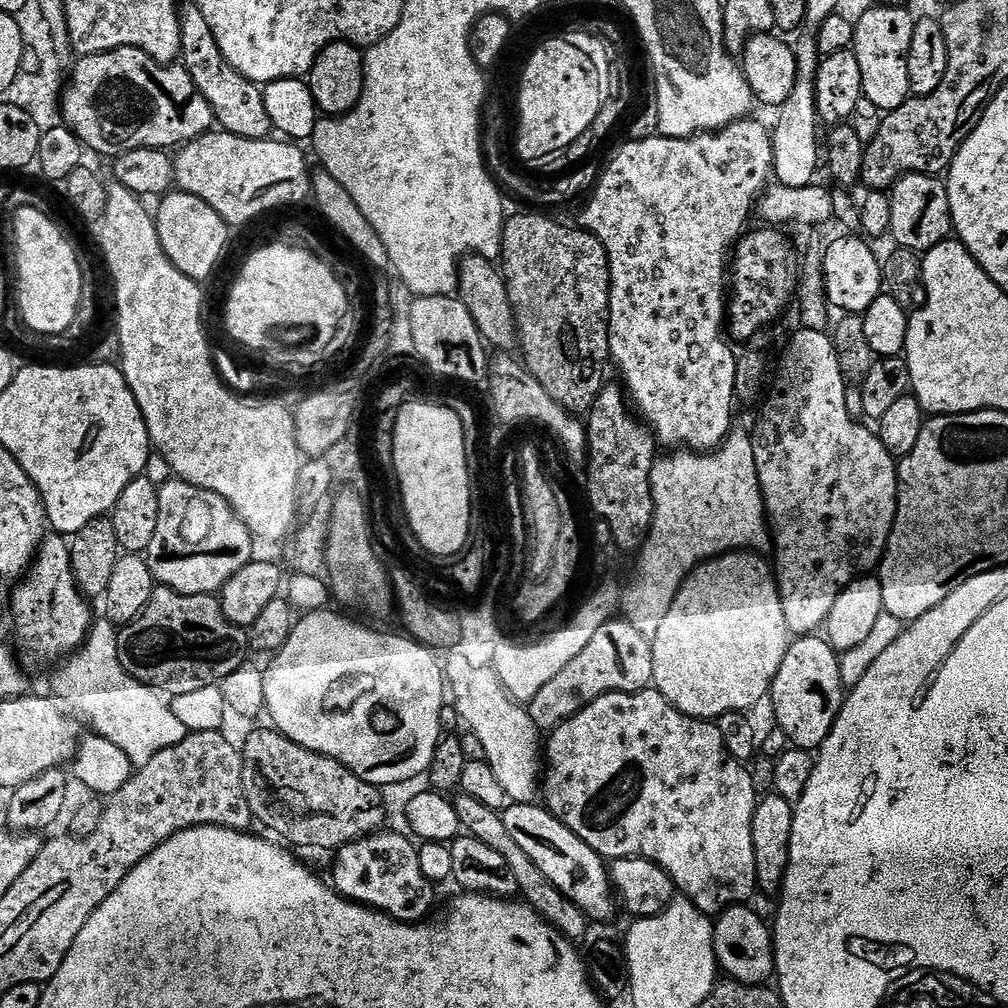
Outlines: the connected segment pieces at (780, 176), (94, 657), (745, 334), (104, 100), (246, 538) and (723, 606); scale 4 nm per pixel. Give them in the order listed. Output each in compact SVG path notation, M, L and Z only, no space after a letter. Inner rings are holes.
M809 34L794 48L796 54L796 81L790 98L780 105L780 118L772 128L773 175L775 181L786 186L806 186L816 179L818 170L818 126L821 119L816 112L816 71L822 57L816 47L815 35Z
M107 618L97 619L92 626L91 631L88 633L88 637L85 640L85 644L76 653L73 653L63 664L62 668L58 669L56 674L52 678L52 688L51 691L53 695L61 702L64 703L75 715L80 714L91 726L91 731L100 737L105 738L113 742L126 756L131 760L133 767L141 768L146 763L150 762L150 759L154 758L156 754L160 754L162 750L169 749L170 746L178 745L179 742L185 740L185 738L190 734L186 726L182 724L180 719L174 715L173 710L171 710L169 703L165 700L165 697L152 688L151 685L146 685L138 679L134 679L132 675L122 666L121 659L118 657L118 638L119 631L117 625L112 623L111 620Z
M772 226L761 229L761 232L749 231L742 236L734 249L726 313L726 328L733 341L752 340L763 328L770 327L787 310L792 291L796 292L798 288L797 273L796 276L792 273L792 252L780 233L783 231Z
M119 48L81 56L72 68L72 81L67 81L62 92L62 120L89 153L115 158L130 150L163 148L176 150L203 136L213 127L212 107L194 86L190 74L176 64L160 64L137 48Z
M173 478L159 487L158 498L158 530L154 530L154 539L146 553L146 559L152 579L157 585L173 588L183 596L202 596L219 593L242 570L242 566L252 563L254 553L252 531L238 518L238 514L221 496L210 490L202 490L198 486L186 483L185 480Z
M741 550L738 552L726 552L722 556L714 556L711 560L705 560L703 564L697 564L696 569L684 579L684 585L678 590L670 610L666 610L666 618L663 619L661 628L652 640L652 657L654 658L655 691L661 692L679 712L686 716L695 716L709 722L727 715L728 713L747 713L747 708L752 708L760 699L767 697L772 690L772 683L776 677L778 662L786 658L786 650L790 643L790 633L786 626L786 614L782 614L782 598L776 587L776 573L773 565L768 564L763 555Z

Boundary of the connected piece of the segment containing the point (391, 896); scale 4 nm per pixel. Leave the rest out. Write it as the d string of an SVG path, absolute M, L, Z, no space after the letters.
M381 830L352 844L345 844L335 853L331 887L353 904L363 904L366 908L391 916L393 920L423 921L420 919L432 908L434 884L422 874L417 849L403 831L393 830Z

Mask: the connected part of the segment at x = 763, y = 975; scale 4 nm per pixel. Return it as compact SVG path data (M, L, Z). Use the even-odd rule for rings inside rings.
M737 906L727 908L715 917L712 929L714 938L714 950L716 951L716 963L721 969L728 971L727 975L735 980L737 984L750 984L753 986L764 986L773 979L776 971L776 951L772 949L772 929L769 921L764 921L752 906Z

